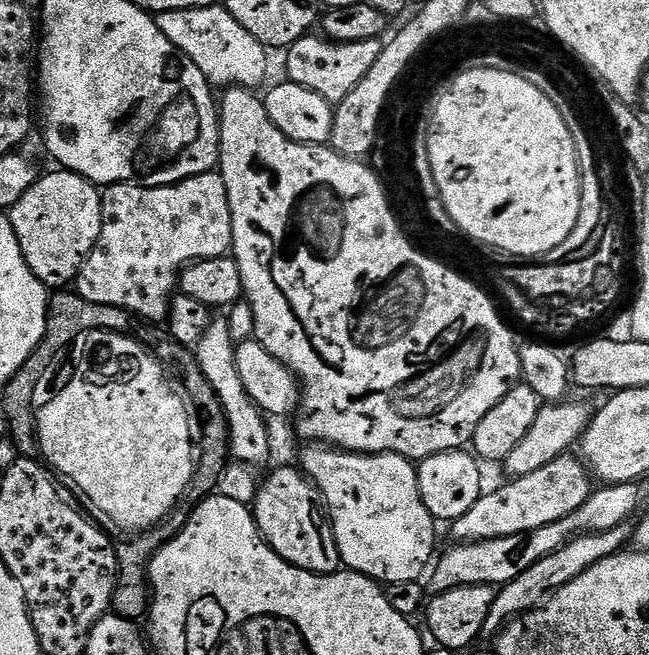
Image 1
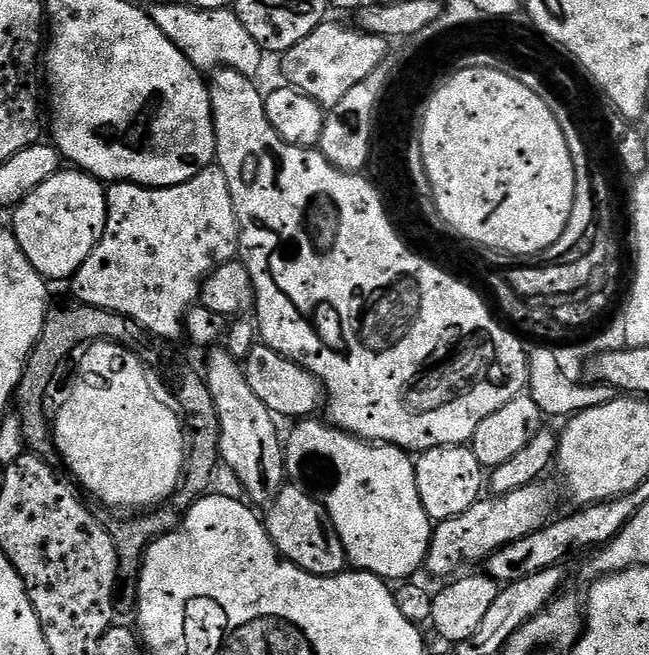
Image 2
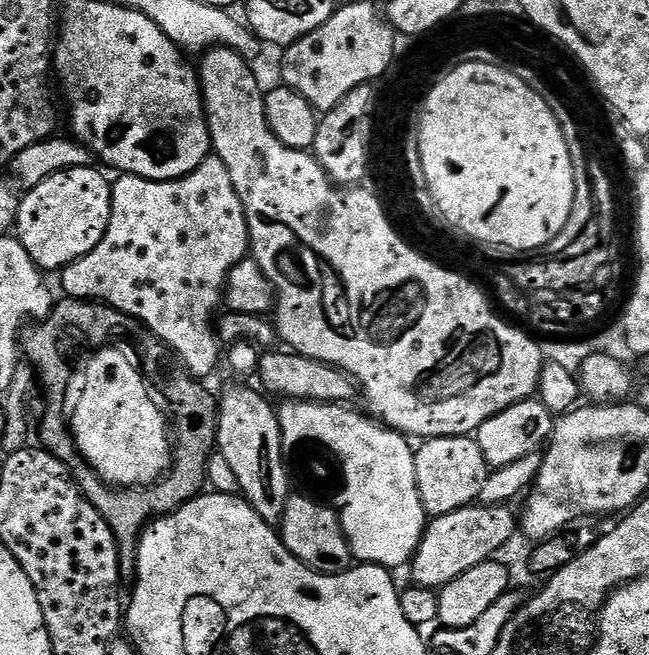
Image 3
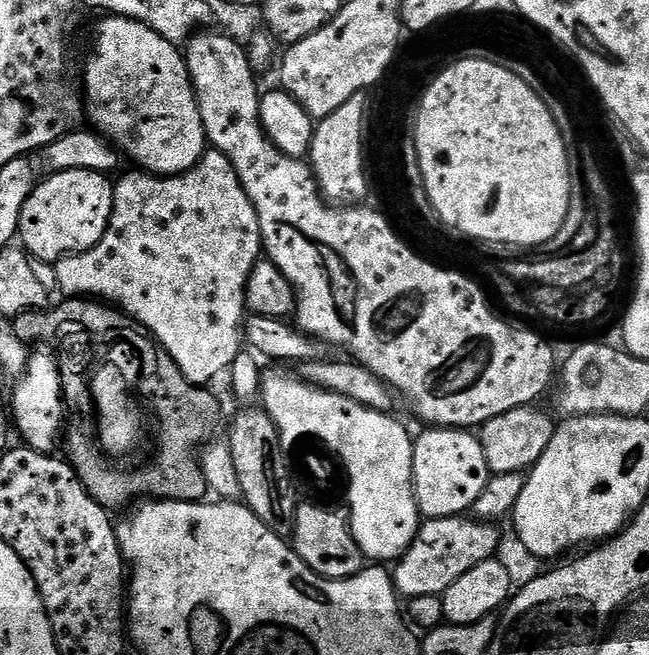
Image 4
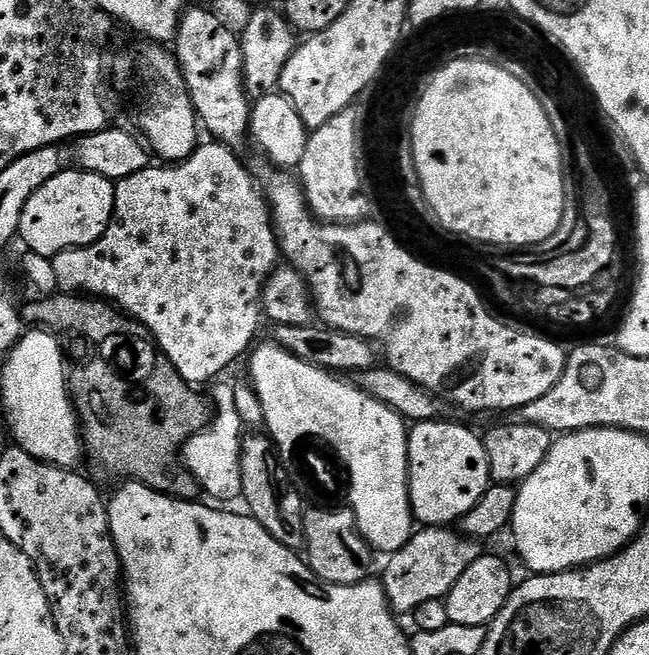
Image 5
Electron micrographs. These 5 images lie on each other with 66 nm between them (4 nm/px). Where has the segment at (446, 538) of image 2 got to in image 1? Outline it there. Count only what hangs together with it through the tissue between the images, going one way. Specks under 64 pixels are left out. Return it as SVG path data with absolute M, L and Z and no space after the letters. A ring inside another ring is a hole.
M576 454L554 458L554 462L542 466L542 470L517 476L508 483L512 484L504 484L493 492L485 491L478 502L474 502L474 506L462 514L462 518L451 521L453 541L469 544L538 530L538 526L553 524L566 518L566 514L574 514L574 510L589 500L594 491L594 477L588 465Z

